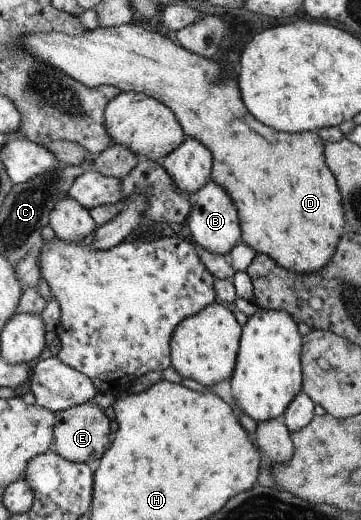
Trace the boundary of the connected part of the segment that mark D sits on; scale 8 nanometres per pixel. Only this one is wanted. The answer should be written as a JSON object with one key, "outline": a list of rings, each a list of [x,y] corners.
{"outline":[[[122,24],[109,28],[96,28],[79,33],[29,33],[21,39],[21,47],[51,65],[65,75],[85,84],[89,88],[96,86],[113,86],[122,92],[143,93],[153,99],[161,100],[176,115],[184,134],[201,141],[212,156],[212,176],[217,185],[225,187],[227,195],[233,199],[237,209],[242,242],[251,247],[256,254],[267,255],[279,267],[293,273],[317,273],[336,251],[339,239],[345,227],[345,211],[343,197],[337,185],[337,179],[329,173],[325,165],[324,148],[326,143],[315,131],[305,133],[281,133],[263,123],[259,123],[243,104],[236,79],[229,77],[221,83],[220,58],[205,59],[201,55],[191,53],[171,39],[143,29],[141,25]]]}

